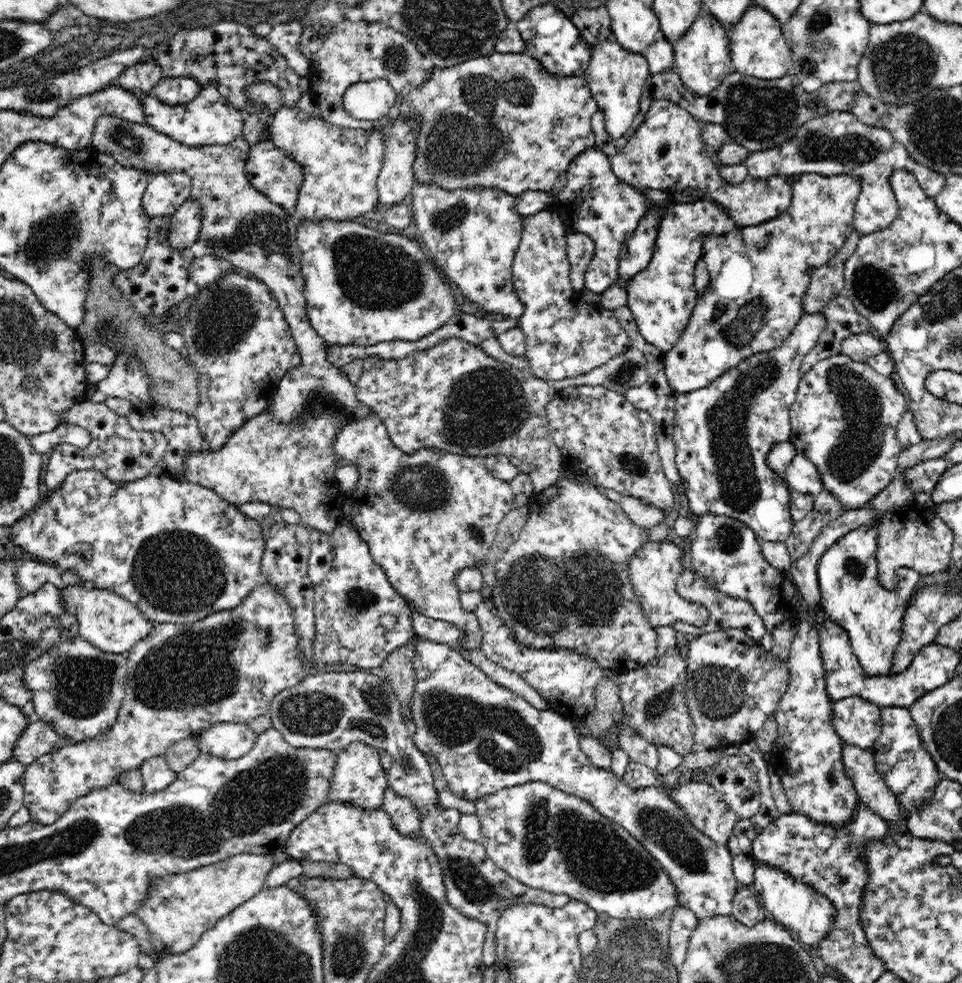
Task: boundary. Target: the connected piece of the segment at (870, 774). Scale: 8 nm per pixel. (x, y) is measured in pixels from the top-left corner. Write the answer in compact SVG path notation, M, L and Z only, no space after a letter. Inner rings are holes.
M842 741L842 762L846 776L858 793L858 800L888 822L896 822L901 804L875 767L874 753Z

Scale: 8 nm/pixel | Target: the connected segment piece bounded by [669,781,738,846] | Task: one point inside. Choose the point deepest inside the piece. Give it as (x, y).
(703, 806)

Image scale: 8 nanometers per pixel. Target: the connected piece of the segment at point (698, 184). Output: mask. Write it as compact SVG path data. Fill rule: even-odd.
M670 101L651 102L644 123L628 140L619 154L609 157L614 175L636 191L646 189L673 194L694 188L705 192L732 217L736 226L758 226L779 217L791 205L794 178L774 176L768 180L746 178L740 185L726 183L719 174L701 136L701 122Z

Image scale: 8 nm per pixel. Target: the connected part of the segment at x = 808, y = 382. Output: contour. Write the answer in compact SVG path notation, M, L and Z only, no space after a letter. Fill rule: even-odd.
M839 354L833 357L825 358L823 361L817 362L812 368L801 376L799 380L799 388L797 391L797 397L795 403L792 404L789 415L792 437L789 441L795 446L797 454L807 456L810 462L814 463L814 466L818 469L823 480L823 488L829 490L832 494L837 496L840 504L843 508L862 508L866 506L880 490L886 488L892 480L894 480L894 472L898 468L898 455L903 451L904 447L899 443L896 436L898 422L904 416L904 413L908 411L908 405L906 398L898 392L894 382L890 377L882 376L878 374L868 363L856 362L849 356Z

